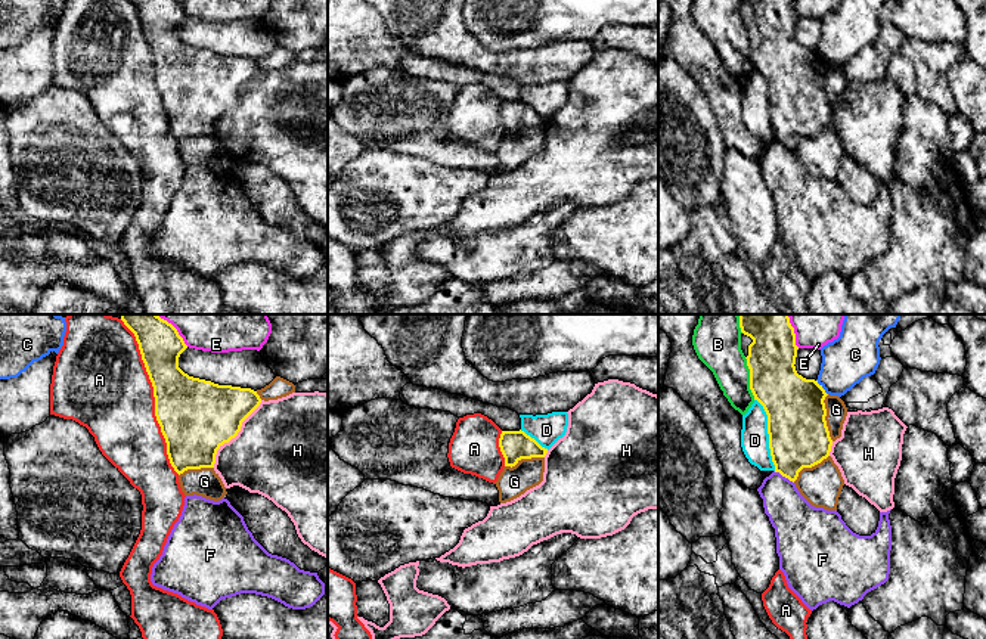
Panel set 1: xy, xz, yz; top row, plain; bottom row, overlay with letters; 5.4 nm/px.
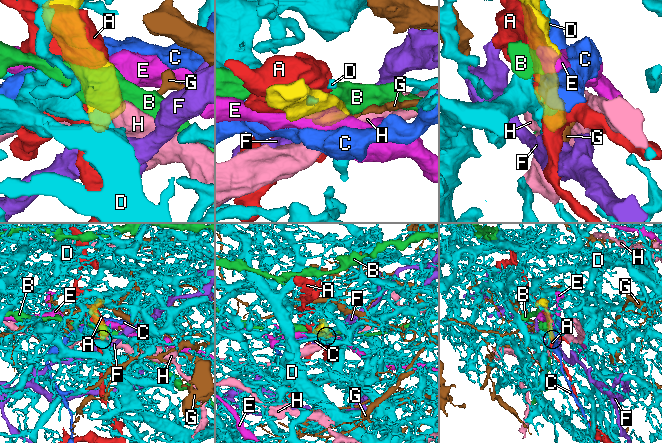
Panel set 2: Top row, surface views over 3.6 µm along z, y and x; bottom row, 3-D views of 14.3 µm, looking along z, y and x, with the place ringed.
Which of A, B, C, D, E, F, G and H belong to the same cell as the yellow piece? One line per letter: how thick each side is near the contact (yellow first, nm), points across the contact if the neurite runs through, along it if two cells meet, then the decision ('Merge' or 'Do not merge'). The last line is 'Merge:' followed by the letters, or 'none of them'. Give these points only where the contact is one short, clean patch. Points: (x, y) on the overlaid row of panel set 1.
A: Thickness 400 nm (yellow) against 460 nm. Do not merge
B: Thickness 300 nm (yellow) against 240 nm. Do not merge
C: Thickness 320 nm (yellow) against 260 nm. Boundary: yz (816, 380), (827, 394). Do not merge
D: Thickness 320 nm (yellow) against 160 nm. Do not merge
E: Thickness 240 nm (yellow) against 400 nm. Do not merge
F: Thickness 320 nm (yellow) against 240 nm. Boundary: yz (774, 471), (778, 471), (793, 483). Do not merge
G: Thickness 320 nm (yellow) against 110 nm. Do not merge
H: Thickness 400 nm (yellow) against 480 nm. Do not merge
Merge: none of them

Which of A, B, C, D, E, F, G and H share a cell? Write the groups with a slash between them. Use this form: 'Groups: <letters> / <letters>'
Groups: A / B / C / D / E / F / G / H

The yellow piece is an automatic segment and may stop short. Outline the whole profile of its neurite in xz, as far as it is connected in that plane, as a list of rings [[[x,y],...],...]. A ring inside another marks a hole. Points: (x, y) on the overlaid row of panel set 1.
[[[502,431],[499,447],[505,457],[505,466],[515,466],[521,459],[545,457],[548,449],[542,447],[524,431]]]

